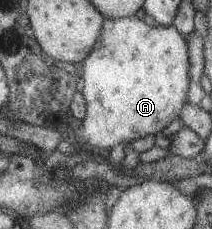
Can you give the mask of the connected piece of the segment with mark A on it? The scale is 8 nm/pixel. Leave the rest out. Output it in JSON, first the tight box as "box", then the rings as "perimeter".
{"box":[58,16,189,152],"perimeter":[[[135,16],[106,19],[102,23],[98,41],[82,61],[78,91],[85,102],[85,117],[77,129],[67,126],[58,131],[61,136],[59,141],[85,143],[96,152],[100,149],[112,149],[120,144],[127,145],[144,136],[156,135],[179,117],[179,111],[188,102],[189,67],[187,41],[173,24],[151,27]]]}

